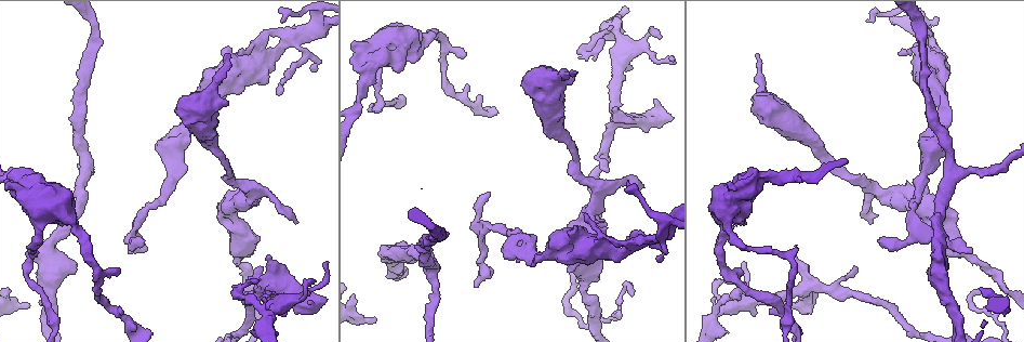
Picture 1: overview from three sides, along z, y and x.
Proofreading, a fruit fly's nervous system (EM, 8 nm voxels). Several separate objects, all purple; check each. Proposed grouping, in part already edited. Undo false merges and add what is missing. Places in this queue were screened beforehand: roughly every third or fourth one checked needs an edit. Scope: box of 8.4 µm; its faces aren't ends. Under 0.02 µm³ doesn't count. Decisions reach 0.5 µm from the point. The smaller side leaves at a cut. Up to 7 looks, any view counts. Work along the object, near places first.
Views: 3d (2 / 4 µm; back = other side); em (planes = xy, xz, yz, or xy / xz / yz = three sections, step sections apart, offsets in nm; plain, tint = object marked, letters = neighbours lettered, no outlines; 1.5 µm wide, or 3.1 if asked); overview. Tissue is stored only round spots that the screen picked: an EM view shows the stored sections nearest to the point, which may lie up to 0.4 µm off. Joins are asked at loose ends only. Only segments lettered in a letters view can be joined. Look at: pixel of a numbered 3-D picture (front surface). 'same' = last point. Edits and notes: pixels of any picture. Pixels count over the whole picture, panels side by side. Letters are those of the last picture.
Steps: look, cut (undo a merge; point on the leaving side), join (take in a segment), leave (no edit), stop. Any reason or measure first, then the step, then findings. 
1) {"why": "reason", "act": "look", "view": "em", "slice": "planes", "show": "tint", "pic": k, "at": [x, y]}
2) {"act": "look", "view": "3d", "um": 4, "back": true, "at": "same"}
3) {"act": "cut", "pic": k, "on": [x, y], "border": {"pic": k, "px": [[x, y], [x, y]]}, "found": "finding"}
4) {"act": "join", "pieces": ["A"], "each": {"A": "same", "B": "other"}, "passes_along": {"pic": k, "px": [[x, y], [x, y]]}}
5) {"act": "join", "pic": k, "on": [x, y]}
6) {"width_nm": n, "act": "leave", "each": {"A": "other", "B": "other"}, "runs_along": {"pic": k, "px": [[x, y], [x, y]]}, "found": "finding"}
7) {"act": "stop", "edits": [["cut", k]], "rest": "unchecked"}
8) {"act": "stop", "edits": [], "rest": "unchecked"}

{"why": "narrows sharply", "act": "look", "view": "3d", "um": 2, "pic": 1, "at": [237, 205]}

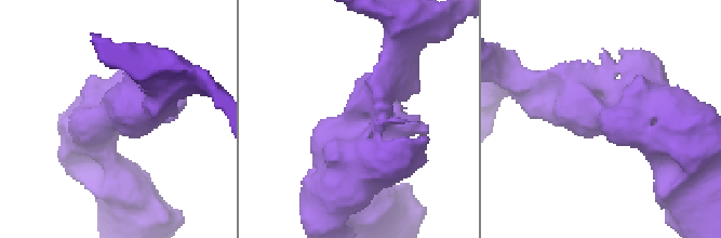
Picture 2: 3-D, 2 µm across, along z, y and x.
{"why": "shape alone is not enough", "act": "look", "view": "em", "slice": "planes", "show": "letters", "pic": 2, "at": [350, 137]}

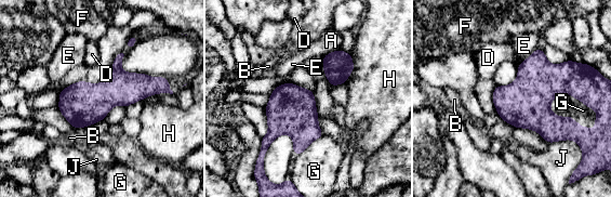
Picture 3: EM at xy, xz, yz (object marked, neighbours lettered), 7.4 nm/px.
{"width_nm": 320, "act": "leave", "each": {"A": "other", "B": "other", "D": "other", "E": "other", "F": "other", "G": "other", "H": "other", "J": "other"}, "border": {"pic": 3, "px": [[538, 47], [521, 62]]}, "found": "continuous, no second cell"}

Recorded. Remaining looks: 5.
{"why": "calibre changes", "act": "look", "view": "em", "slice": "planes", "show": "letters", "pic": 1, "at": [587, 279]}

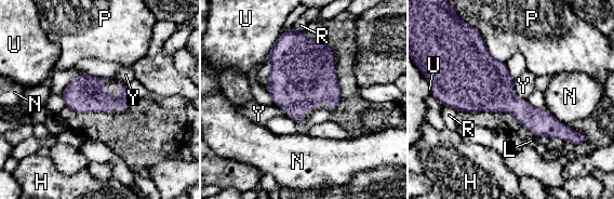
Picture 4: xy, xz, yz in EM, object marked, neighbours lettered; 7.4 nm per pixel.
{"act": "leave", "each": {"H": "other", "L": "other", "N": "other", "P": "other", "R": "other", "U": "other", "Y": "other"}, "border": {"pic": 4, "px": [[512, 80], [515, 94], [526, 101]]}, "found": "one cell here"}

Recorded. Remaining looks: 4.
{"why": "three-way junction", "act": "look", "view": "em", "slice": "planes", "show": "tint", "pic": 1, "at": [637, 242]}

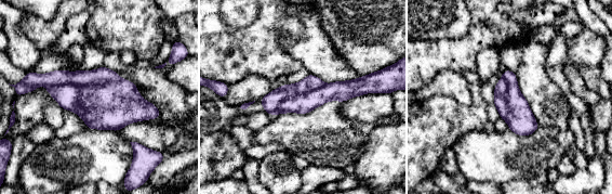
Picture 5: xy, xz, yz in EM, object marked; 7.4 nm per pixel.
{"act": "look", "view": "em", "slice": "planes", "show": "letters", "at": "same"}

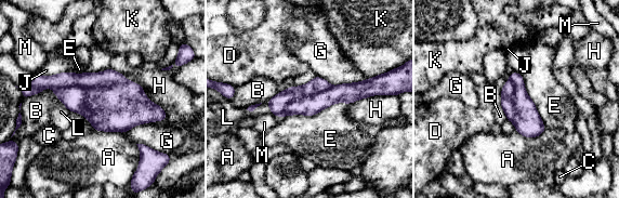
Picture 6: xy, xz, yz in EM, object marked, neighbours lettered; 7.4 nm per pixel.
{"width_nm": 220, "act": "leave", "each": {"A": "other", "B": "other", "C": "other", "D": "other", "E": "other", "G": "other", "H": "other", "J": "other", "K": "other", "L": "other", "M": "other"}, "runs_along": {"pic": 6, "px": [[373, 89], [271, 103]]}, "found": "one cell here"}

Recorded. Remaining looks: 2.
{"act": "stop", "edits": [], "rest": "unchecked"}

